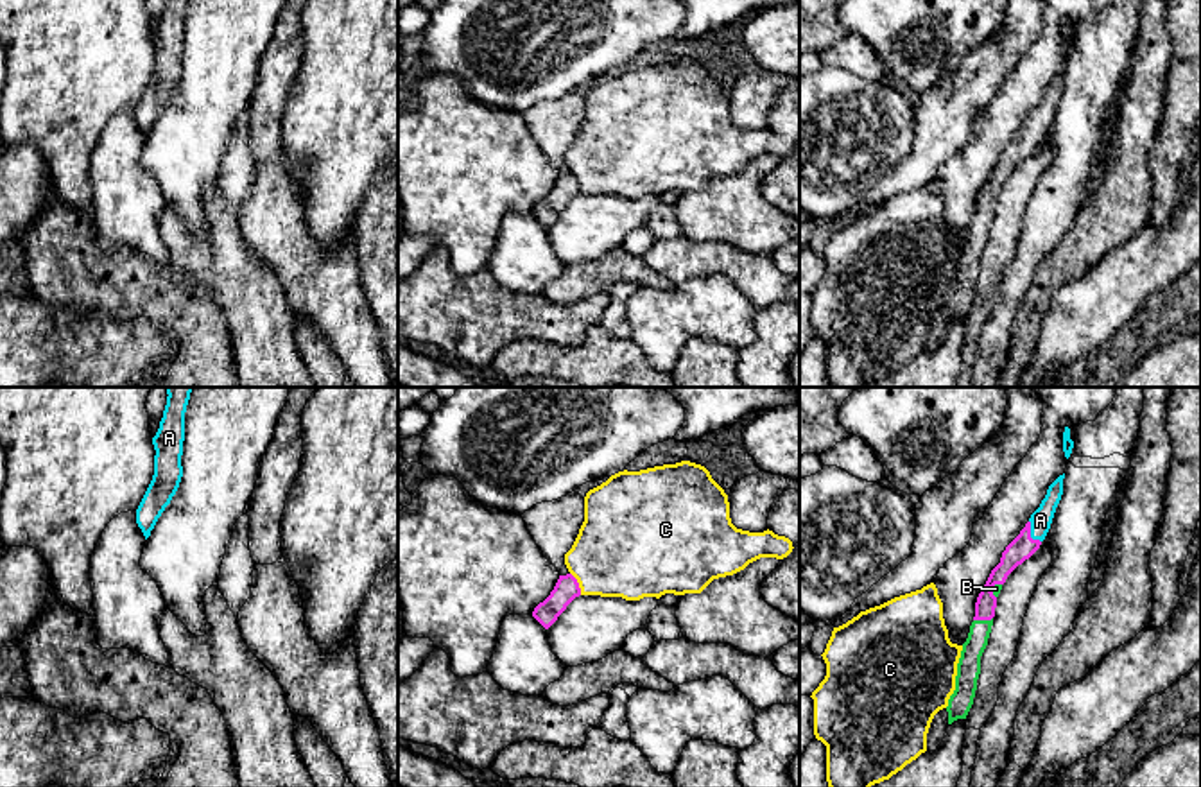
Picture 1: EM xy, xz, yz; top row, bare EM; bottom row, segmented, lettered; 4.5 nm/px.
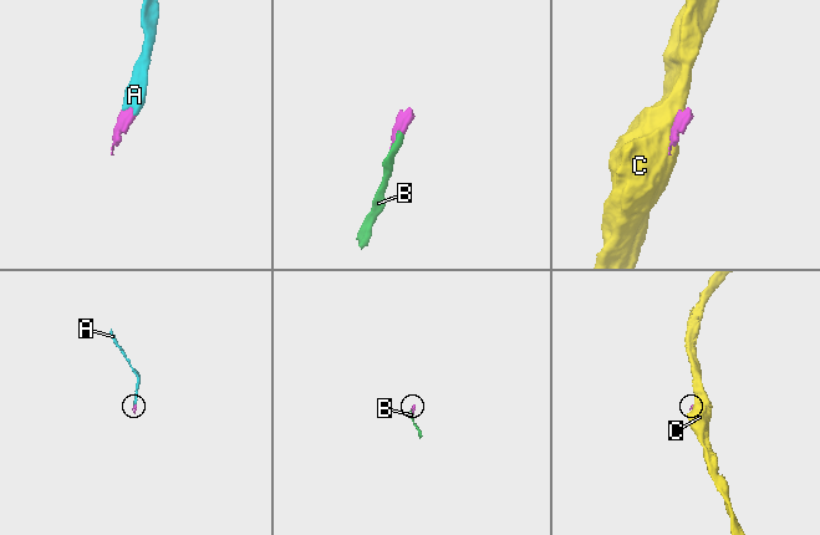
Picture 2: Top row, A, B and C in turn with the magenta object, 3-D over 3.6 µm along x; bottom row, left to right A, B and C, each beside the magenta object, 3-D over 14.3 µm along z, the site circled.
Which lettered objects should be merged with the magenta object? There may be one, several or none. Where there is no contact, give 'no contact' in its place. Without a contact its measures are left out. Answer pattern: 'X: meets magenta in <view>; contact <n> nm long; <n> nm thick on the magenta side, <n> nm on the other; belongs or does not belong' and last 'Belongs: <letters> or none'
A: meets magenta in yz; contact 120 nm long; 110 nm thick on the magenta side, 100 nm on the other; belongs
B: meets magenta in yz; contact 90 nm long; 100 nm thick on the magenta side, 110 nm on the other; belongs
C: meets magenta in xz; contact 120 nm long; 110 nm thick on the magenta side, 420 nm on the other; does not belong
Belongs: A, B

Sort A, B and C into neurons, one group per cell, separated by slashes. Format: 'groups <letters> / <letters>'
groups A B / C

